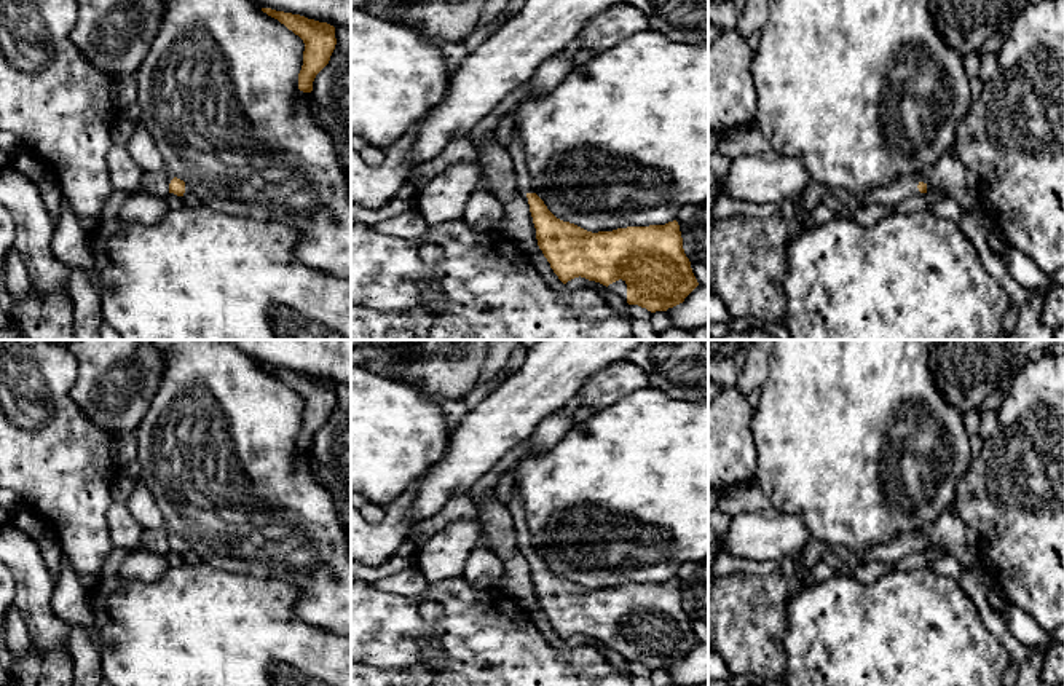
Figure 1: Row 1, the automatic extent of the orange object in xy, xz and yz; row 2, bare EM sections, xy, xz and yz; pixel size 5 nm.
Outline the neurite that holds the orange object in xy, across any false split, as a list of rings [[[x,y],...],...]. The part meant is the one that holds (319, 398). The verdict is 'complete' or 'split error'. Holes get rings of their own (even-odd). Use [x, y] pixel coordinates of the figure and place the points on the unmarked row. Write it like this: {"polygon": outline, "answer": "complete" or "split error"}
{"polygon": [[[262,365],[262,369],[278,377],[303,397],[305,408],[303,423],[298,431],[298,447],[311,450],[316,432],[329,421],[335,407],[335,384],[327,380],[319,380],[300,372],[276,369],[271,365]]], "answer": "complete"}

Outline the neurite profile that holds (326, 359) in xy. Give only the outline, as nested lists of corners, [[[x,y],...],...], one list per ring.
[[[228,340],[262,365],[351,388],[351,340]]]

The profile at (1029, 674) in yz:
[[[1053,641],[1045,645],[1045,651],[1032,652],[1019,664],[1018,680],[1015,686],[1050,686],[1043,680],[1042,668],[1051,643]]]

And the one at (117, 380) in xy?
[[[67,340],[77,359],[72,399],[99,428],[116,436],[134,432],[158,391],[164,357],[153,340]]]

